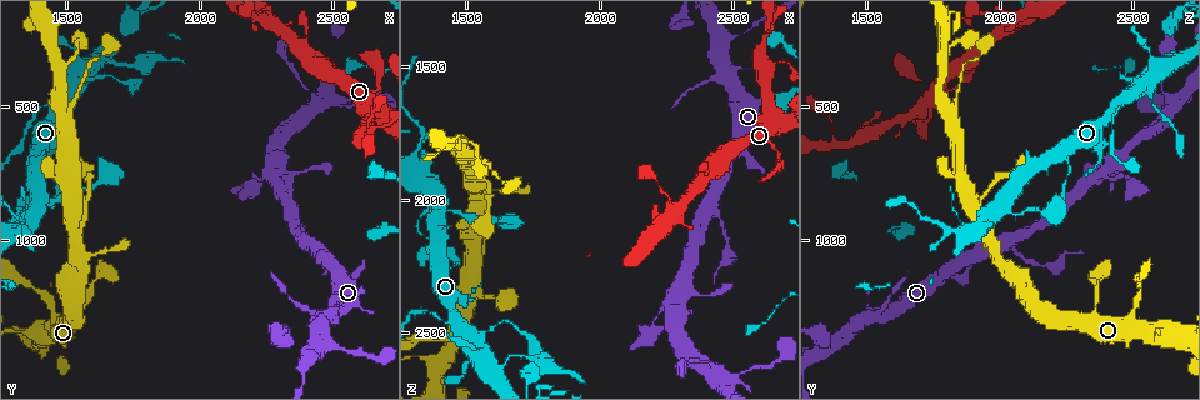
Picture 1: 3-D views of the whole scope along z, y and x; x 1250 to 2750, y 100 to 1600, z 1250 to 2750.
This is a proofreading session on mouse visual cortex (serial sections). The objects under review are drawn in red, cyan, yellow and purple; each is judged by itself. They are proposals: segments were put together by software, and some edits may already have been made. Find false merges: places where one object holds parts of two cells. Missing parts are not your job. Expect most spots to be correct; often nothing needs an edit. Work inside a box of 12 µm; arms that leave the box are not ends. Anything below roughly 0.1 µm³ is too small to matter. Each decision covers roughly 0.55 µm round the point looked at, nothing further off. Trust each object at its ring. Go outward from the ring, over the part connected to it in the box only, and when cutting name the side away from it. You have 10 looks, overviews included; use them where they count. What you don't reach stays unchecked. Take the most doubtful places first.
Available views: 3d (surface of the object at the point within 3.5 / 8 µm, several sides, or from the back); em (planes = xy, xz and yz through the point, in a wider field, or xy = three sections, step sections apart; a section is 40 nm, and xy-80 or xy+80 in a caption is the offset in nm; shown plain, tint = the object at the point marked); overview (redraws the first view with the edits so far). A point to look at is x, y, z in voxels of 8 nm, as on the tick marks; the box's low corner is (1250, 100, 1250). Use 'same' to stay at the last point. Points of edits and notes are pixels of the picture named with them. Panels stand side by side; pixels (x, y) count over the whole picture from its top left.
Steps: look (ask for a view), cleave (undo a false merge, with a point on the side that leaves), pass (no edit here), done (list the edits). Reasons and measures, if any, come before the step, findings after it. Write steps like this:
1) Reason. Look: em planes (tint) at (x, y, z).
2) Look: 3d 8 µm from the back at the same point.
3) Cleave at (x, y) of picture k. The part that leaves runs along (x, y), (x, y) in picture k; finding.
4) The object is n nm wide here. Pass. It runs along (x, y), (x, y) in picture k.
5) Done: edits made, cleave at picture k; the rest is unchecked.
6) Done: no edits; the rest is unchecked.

A fork. Look: 3d 3.5 µm from the back at (1460, 480, 2450).

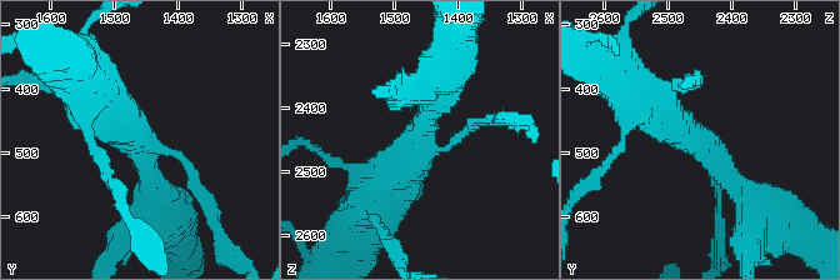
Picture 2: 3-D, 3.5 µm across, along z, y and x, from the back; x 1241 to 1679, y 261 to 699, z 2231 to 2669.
Shape alone is not enough. Look: em xy step 5 (tint) at (1460, 485, 2445).

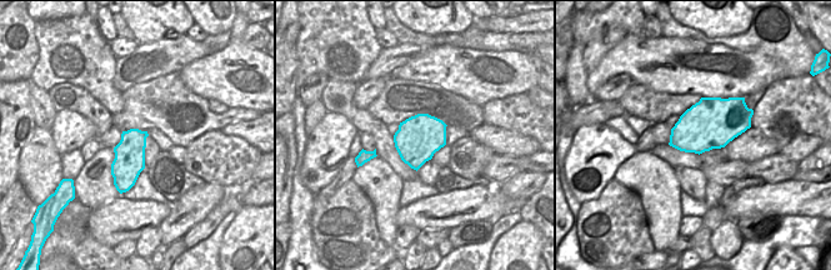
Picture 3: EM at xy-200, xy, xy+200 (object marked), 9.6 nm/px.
3 arms meet here. Pass. It runs along (759, 201), (646, 101) in picture 2; continuous, no second cell.

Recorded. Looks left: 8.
Thin arm on a thick one. Look: 3d 3.5 µm at (1400, 840, 2020).

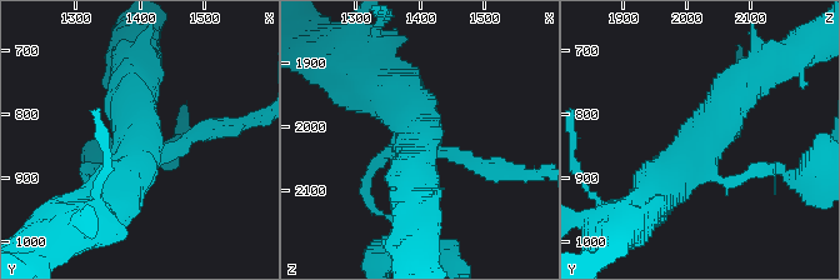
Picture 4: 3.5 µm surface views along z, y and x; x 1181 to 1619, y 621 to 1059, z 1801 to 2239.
4 arms meet here; the arms are 150, 200, 500, 600 nm wide. Look: em xy step 5 (tint) at (1395, 845, 2015).

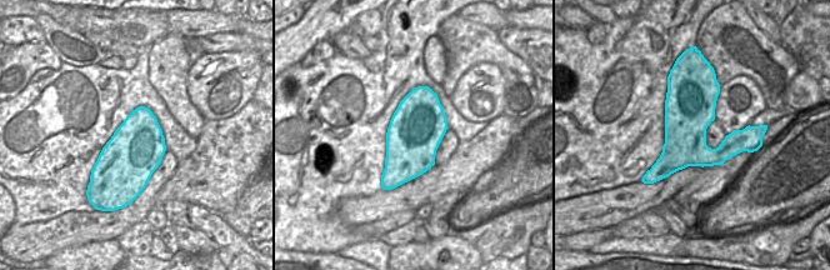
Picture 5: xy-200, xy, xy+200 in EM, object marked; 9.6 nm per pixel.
Pass. All the same cell.

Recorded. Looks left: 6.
Thin arm on a thick one. Look: 3d 3.5 µm at (2610, 610, 1500).

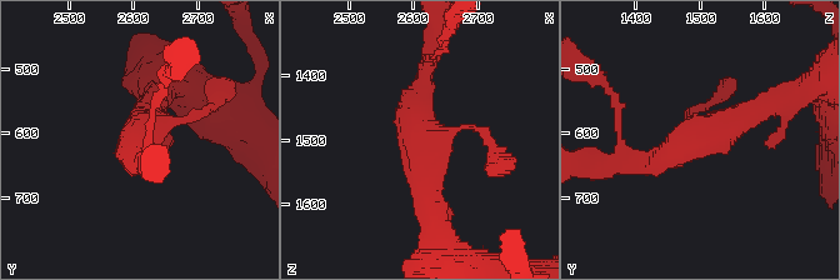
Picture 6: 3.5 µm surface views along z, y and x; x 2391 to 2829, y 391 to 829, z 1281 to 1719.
3 arms meet here; the arms are 100, 250, 350 nm wide. Look: em xy step 5 (plain) at (2615, 605, 1500).

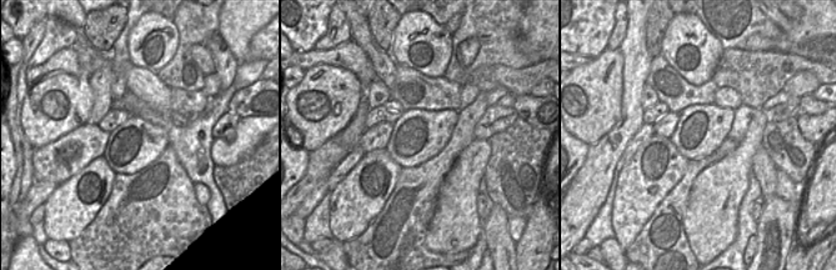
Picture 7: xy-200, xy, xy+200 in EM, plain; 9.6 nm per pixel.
Look: em xy step 5 (tint) at the same point.

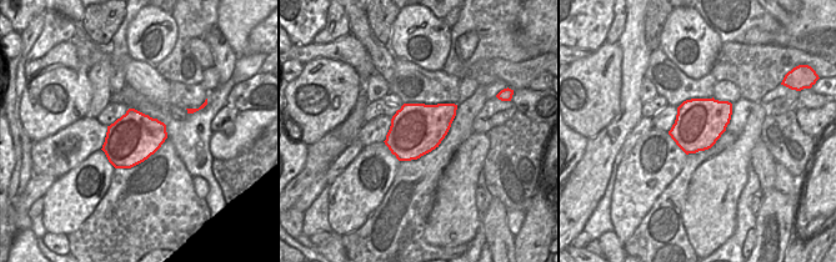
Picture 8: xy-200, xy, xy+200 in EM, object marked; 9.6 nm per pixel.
Pass. All the same cell.

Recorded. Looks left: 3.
Side arm on a straight run. Look: 3d 3.5 µm at (2460, 1390, 1400).

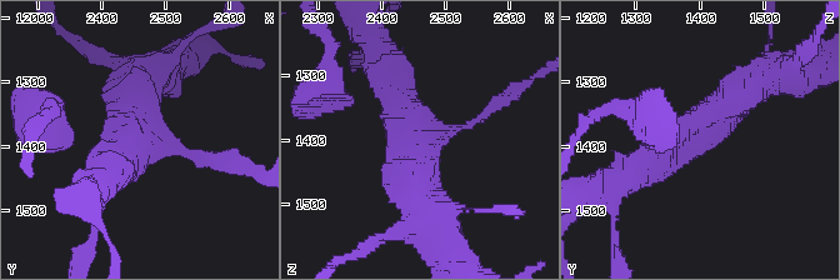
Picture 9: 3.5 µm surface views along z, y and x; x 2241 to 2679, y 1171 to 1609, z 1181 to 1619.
3 arms meet here; the arms are 100, 400, 500 nm wide; need the tissue. Look: em planes (tint) at (2465, 1385, 1390).

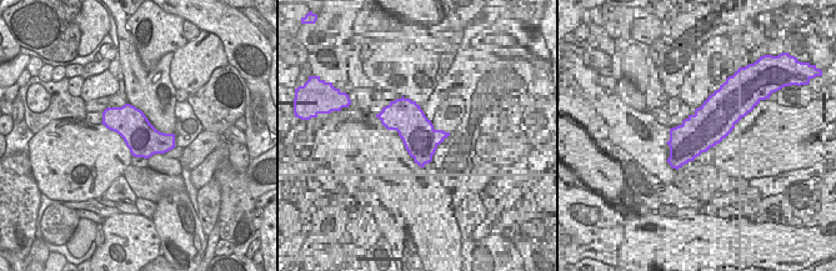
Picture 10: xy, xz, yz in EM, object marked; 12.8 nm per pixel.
Pass. It runs along (755, 84), (634, 173) in picture 9; all the same cell.

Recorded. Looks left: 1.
Done: no edits; the rest is unchecked.

